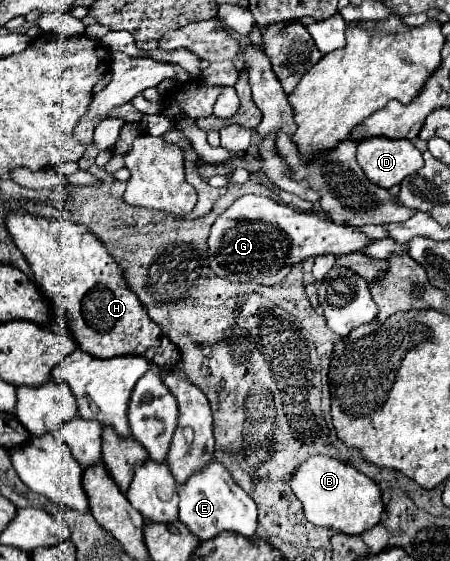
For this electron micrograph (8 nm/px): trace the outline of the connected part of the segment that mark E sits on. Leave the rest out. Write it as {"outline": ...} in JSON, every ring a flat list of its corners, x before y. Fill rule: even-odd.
{"outline":[[212,460,208,466,192,474,184,484,180,484,178,496,180,496,178,520,184,522,188,530,200,540,214,538,224,530,238,532,246,538,252,538,252,534,256,534,258,514,254,500,234,482,230,472,218,460]]}

